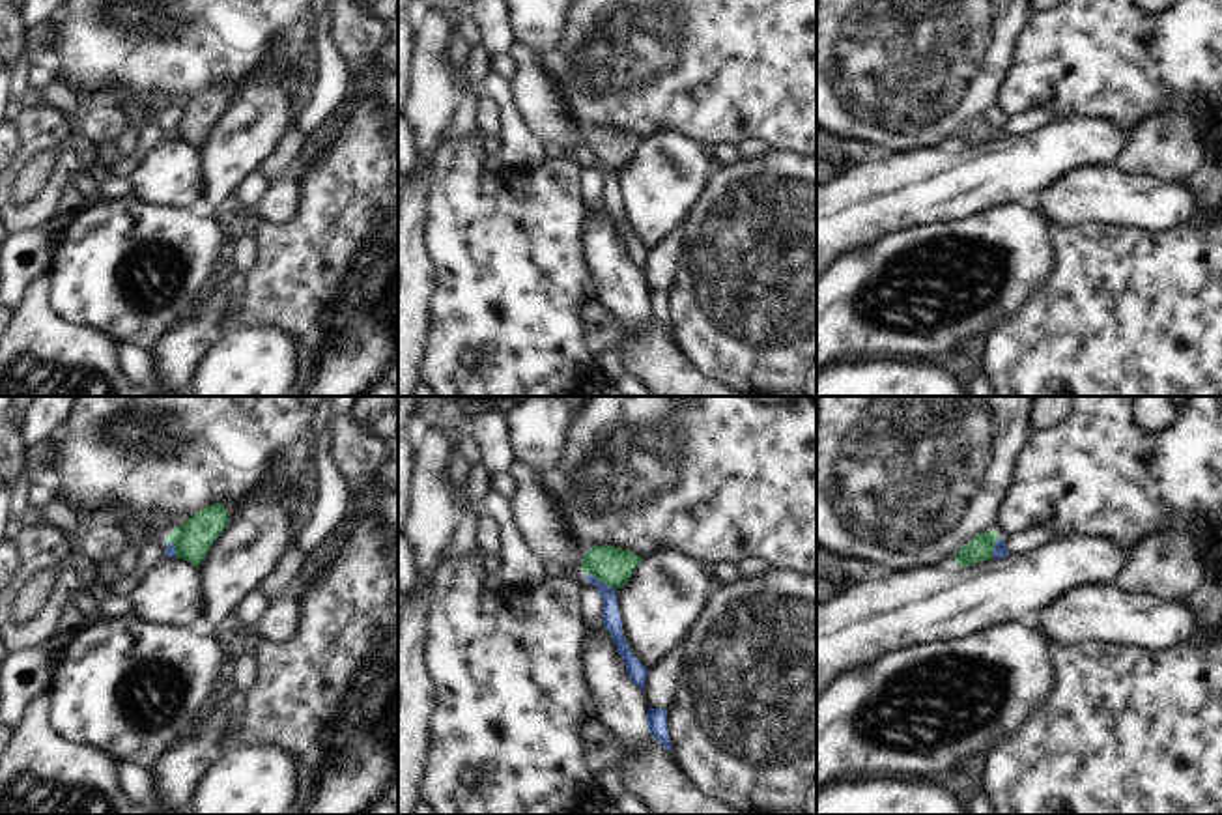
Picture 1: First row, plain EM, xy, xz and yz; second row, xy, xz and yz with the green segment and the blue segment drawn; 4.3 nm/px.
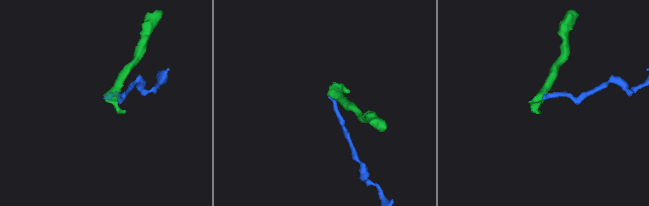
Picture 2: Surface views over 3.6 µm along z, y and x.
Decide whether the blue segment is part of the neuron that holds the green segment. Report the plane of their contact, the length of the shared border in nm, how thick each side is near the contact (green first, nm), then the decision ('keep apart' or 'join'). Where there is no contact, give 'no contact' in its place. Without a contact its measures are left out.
contact in xz; length 150 nm; calibres 160 and 80 nm; keep apart

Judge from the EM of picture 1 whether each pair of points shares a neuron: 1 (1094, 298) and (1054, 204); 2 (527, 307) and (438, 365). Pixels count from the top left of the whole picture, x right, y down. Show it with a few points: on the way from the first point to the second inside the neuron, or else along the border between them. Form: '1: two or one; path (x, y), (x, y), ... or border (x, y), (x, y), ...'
1: two; border (1107, 221), (1077, 221), (1054, 227)
2: one; path (503, 326), (468, 328), (454, 341)

